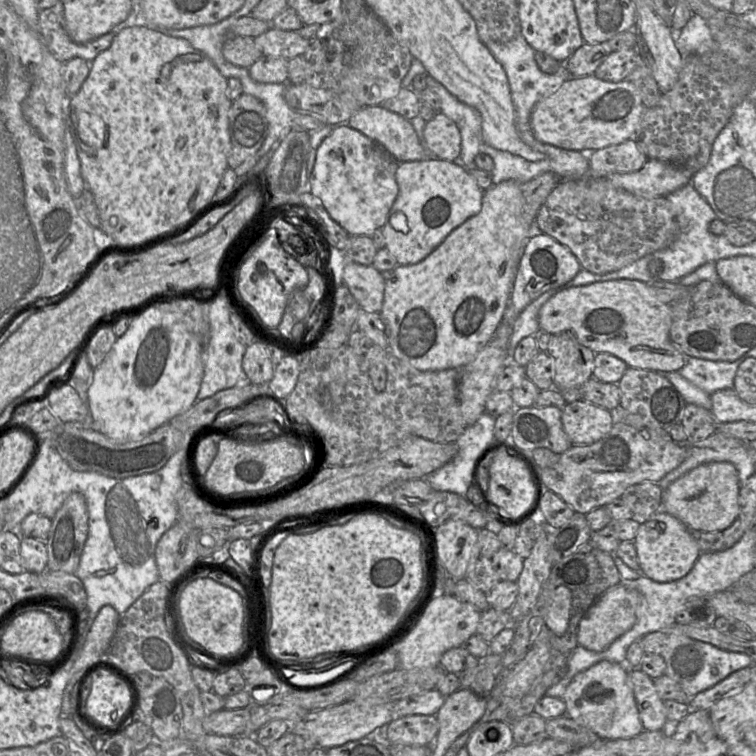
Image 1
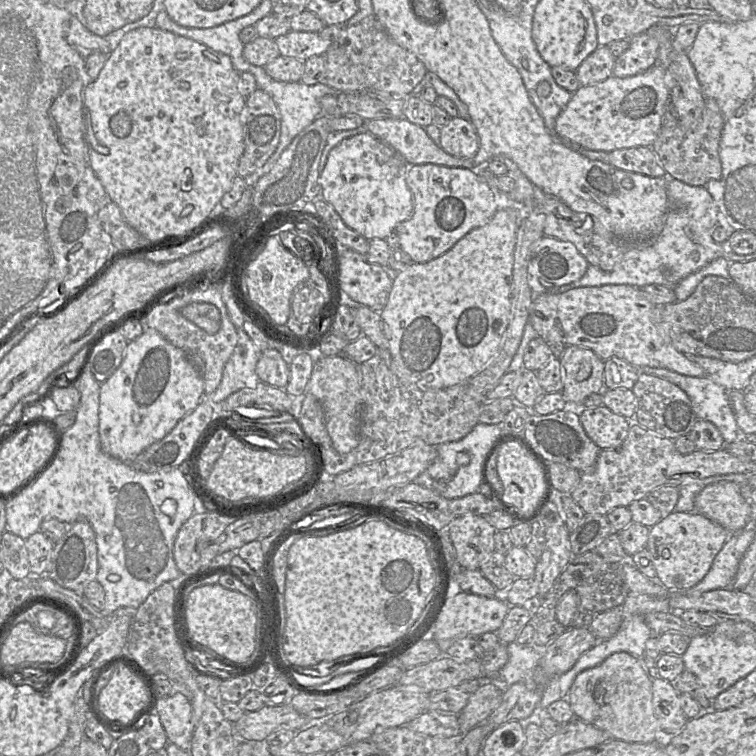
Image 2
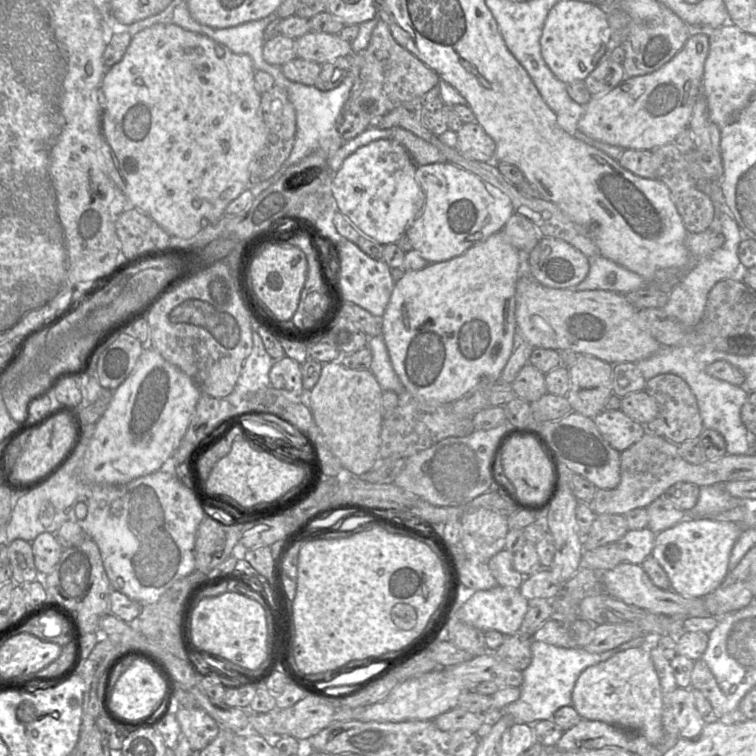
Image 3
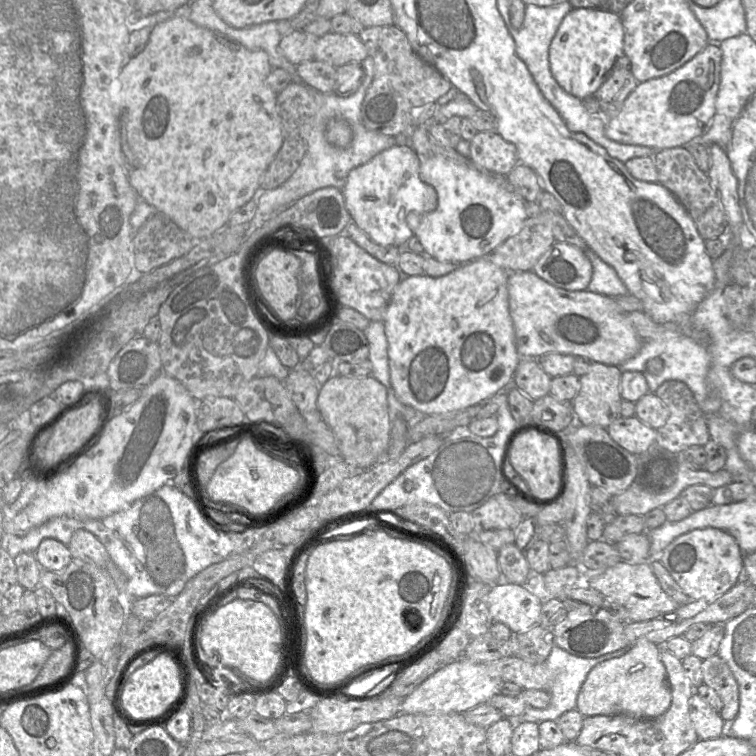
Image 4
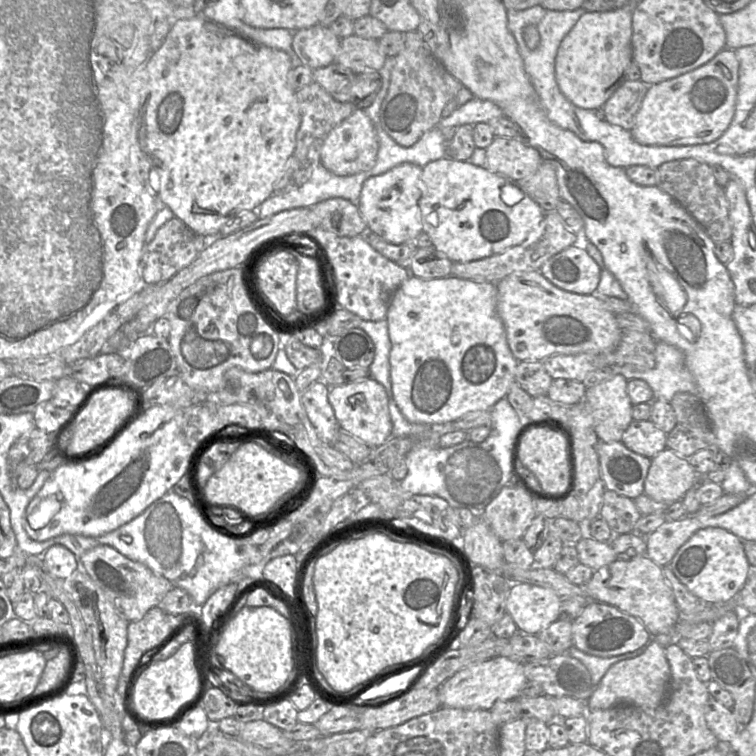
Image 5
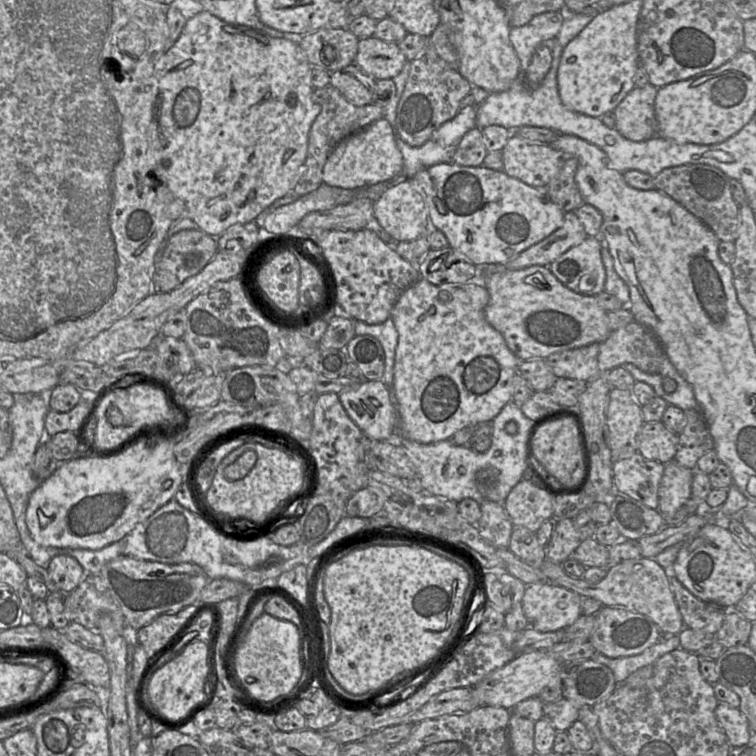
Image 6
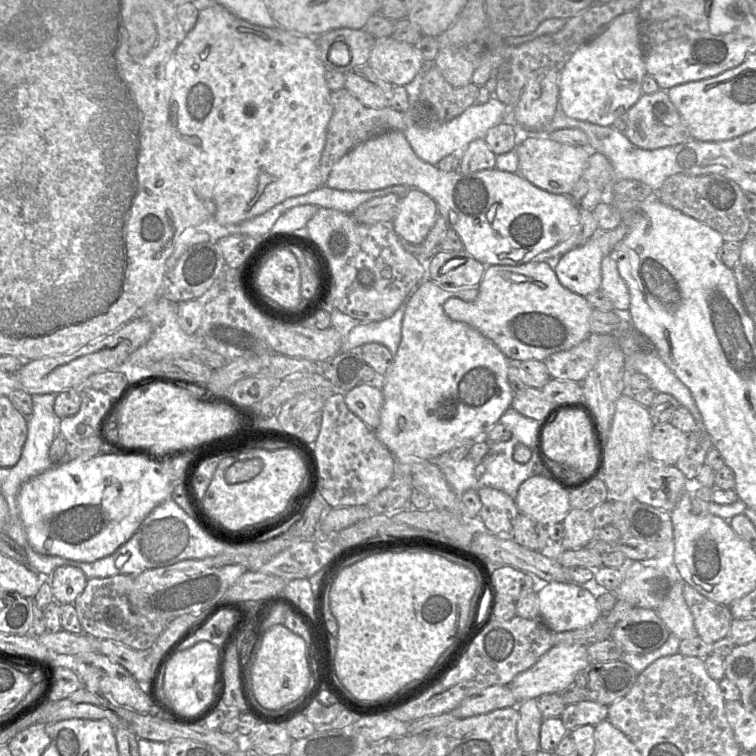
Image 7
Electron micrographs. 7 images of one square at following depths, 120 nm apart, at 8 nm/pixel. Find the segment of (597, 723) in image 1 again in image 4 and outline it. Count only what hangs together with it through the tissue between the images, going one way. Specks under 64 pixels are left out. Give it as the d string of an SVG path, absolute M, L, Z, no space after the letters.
M638 639L626 652L595 666L578 693L576 709L584 716L624 714L638 718L654 718L667 711L671 689L666 668L660 657L660 646Z

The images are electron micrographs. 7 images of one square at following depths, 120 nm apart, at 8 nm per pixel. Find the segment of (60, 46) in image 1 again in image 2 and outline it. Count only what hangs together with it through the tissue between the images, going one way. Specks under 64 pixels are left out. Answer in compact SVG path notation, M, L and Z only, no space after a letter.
M73 15L69 22L66 40L84 58L94 52L111 53L111 43L105 37L87 30Z

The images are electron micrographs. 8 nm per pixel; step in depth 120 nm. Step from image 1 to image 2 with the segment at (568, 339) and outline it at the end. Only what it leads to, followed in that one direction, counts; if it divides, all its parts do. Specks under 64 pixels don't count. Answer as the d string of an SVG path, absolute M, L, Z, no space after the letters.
M565 345L559 358L562 369L562 395L568 404L582 404L591 394L604 387L604 361L592 350Z

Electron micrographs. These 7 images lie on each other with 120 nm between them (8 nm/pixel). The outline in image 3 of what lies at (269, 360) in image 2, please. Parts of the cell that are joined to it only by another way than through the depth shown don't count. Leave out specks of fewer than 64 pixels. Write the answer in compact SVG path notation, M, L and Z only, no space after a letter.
M284 356L282 359L274 362L269 372L269 379L272 387L285 390L297 397L304 397L306 401L300 363L297 363L290 357Z

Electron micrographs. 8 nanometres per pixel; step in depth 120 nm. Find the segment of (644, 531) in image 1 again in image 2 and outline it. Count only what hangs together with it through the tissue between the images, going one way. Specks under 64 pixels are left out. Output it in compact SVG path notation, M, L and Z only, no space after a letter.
M675 510L649 529L645 549L651 555L657 580L670 592L684 592L705 577L715 556L731 536L732 532L703 514Z

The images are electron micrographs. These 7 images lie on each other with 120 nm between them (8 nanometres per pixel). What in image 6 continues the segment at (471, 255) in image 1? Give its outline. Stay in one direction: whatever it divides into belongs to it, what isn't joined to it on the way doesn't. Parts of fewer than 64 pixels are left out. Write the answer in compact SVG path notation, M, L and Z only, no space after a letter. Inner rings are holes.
M419 278L399 295L391 312L391 317L398 332L393 371L393 387L399 405L399 436L423 444L450 440L458 430L464 427L483 422L491 422L501 409L512 401L512 379L517 373L518 359L507 347L503 336L487 322L484 310L488 301L489 293L485 285L482 281L477 280L462 284L442 283L441 285L433 285L426 279ZM441 291L447 291L451 294L452 300L449 303L442 303L439 300L438 296Z

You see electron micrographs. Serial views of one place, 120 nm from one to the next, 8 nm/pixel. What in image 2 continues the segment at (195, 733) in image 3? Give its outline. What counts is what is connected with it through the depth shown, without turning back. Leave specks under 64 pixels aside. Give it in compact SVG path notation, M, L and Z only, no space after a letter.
M183 693L168 697L156 696L150 713L156 713L166 732L168 742L189 751L194 732L193 709L190 699Z

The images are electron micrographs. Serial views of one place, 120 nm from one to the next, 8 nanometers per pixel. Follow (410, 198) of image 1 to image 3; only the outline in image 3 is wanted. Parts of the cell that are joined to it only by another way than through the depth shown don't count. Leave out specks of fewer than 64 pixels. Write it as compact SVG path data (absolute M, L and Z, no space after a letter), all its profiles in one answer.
M451 162L417 165L415 177L425 194L425 204L405 234L413 249L418 251L429 263L447 261L463 254L470 247L486 240L491 234L502 230L514 212L511 200L504 192L474 173Z

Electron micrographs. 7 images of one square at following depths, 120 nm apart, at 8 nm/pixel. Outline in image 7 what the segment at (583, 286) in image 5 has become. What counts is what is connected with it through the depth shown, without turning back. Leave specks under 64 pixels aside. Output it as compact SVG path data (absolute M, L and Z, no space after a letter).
M623 222L612 230L598 231L585 243L575 247L554 262L554 272L559 282L568 290L587 296L600 290L601 262L616 244L628 234Z

